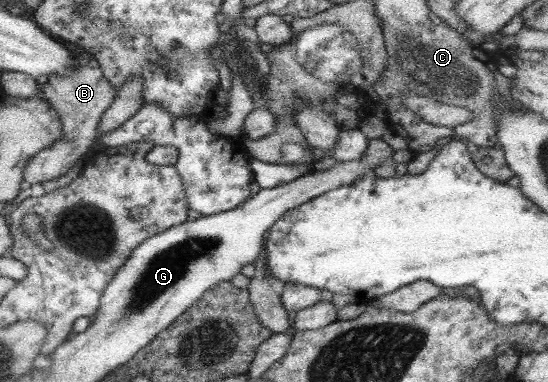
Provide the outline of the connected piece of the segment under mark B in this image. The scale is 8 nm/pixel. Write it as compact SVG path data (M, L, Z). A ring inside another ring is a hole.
M83 50L81 53L73 54L73 61L77 63L76 72L73 75L69 77L50 75L42 80L41 96L57 112L63 128L63 137L51 146L43 148L27 161L23 171L23 180L29 184L53 180L65 174L83 154L89 153L97 137L99 118L113 102L115 92L109 82L103 78L100 66L91 52Z

